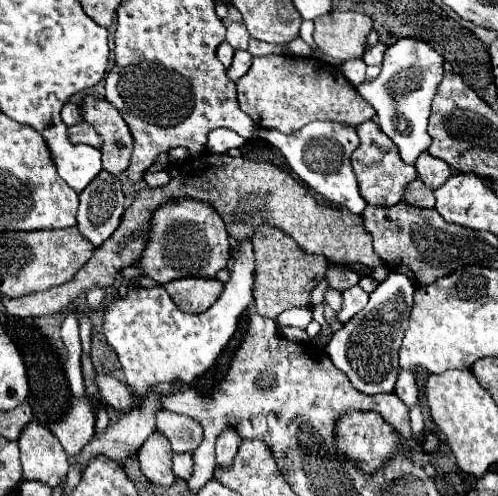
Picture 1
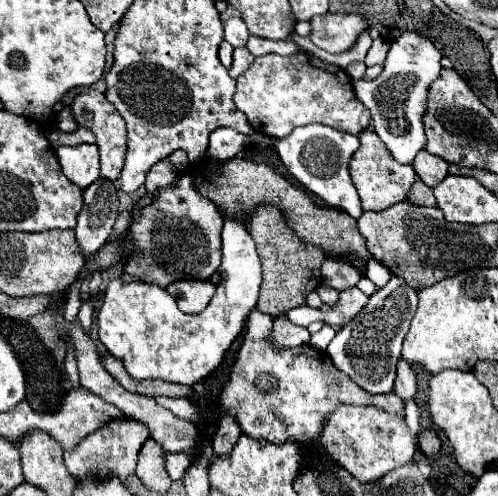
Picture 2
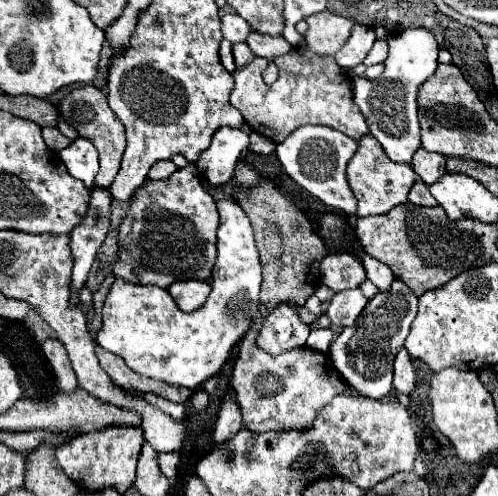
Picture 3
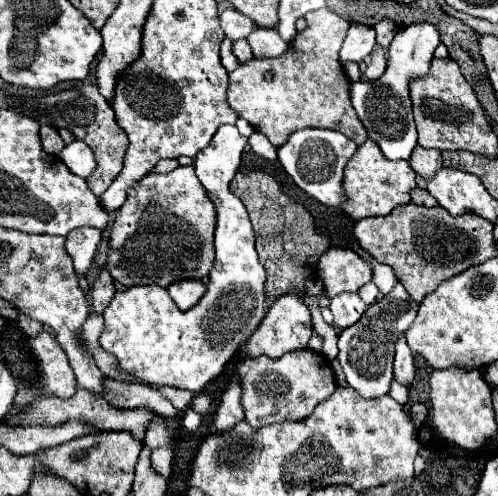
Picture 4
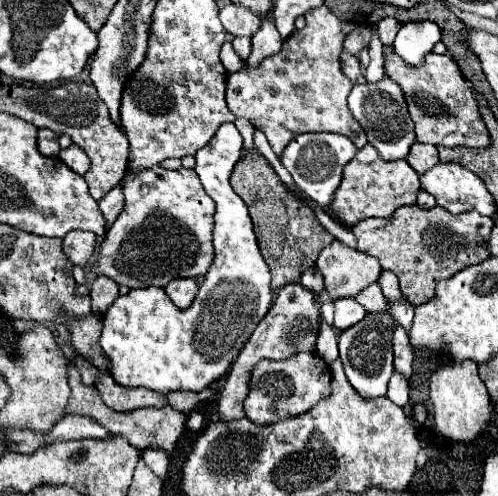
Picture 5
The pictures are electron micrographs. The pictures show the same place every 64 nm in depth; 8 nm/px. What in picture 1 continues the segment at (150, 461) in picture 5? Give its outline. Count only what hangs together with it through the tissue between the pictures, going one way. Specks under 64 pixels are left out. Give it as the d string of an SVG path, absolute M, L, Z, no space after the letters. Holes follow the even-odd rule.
M174 454L172 456L172 472L176 478L188 480L192 474L192 454Z

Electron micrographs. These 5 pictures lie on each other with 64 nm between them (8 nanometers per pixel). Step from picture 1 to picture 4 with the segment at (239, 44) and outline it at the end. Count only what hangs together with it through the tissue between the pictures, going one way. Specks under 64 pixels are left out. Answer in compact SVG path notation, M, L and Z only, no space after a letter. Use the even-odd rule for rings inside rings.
M226 8L224 12L220 12L220 22L222 22L222 30L230 40L238 40L238 38L246 38L254 28L254 20L250 20L248 16L244 16L242 12L236 12L234 8Z

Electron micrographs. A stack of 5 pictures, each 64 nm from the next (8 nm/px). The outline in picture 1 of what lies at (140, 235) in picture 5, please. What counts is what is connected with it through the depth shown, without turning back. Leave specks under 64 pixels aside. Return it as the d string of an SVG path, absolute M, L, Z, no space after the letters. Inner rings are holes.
M172 198L166 204L162 204L160 208L156 208L156 212L152 214L150 226L148 226L148 240L146 246L142 250L140 260L136 260L136 268L142 270L144 276L152 278L158 284L166 284L170 280L178 280L178 278L186 278L186 276L196 276L196 278L214 278L218 270L228 266L228 258L230 256L230 242L228 242L228 232L226 226L222 222L222 218L216 214L216 210L212 208L212 204L204 202L204 200L196 200L196 198Z

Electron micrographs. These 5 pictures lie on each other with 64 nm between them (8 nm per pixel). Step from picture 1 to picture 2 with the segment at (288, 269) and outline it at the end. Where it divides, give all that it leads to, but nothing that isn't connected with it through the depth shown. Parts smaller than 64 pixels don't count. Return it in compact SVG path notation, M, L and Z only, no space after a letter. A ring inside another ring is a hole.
M260 202L252 220L250 220L250 234L256 242L258 256L262 260L262 286L260 286L260 298L258 298L258 310L270 316L278 316L282 312L288 312L296 306L306 304L306 296L314 290L310 284L320 284L320 266L326 258L322 248L316 248L312 244L304 244L304 240L298 240L296 232L288 226L284 214L276 204Z

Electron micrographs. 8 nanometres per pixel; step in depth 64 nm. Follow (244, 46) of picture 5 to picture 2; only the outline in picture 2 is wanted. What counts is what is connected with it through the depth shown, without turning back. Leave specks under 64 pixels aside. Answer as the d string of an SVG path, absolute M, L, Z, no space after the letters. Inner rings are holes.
M234 48L234 62L232 62L232 68L228 70L232 78L238 78L244 70L250 68L254 56L248 52L248 48Z

